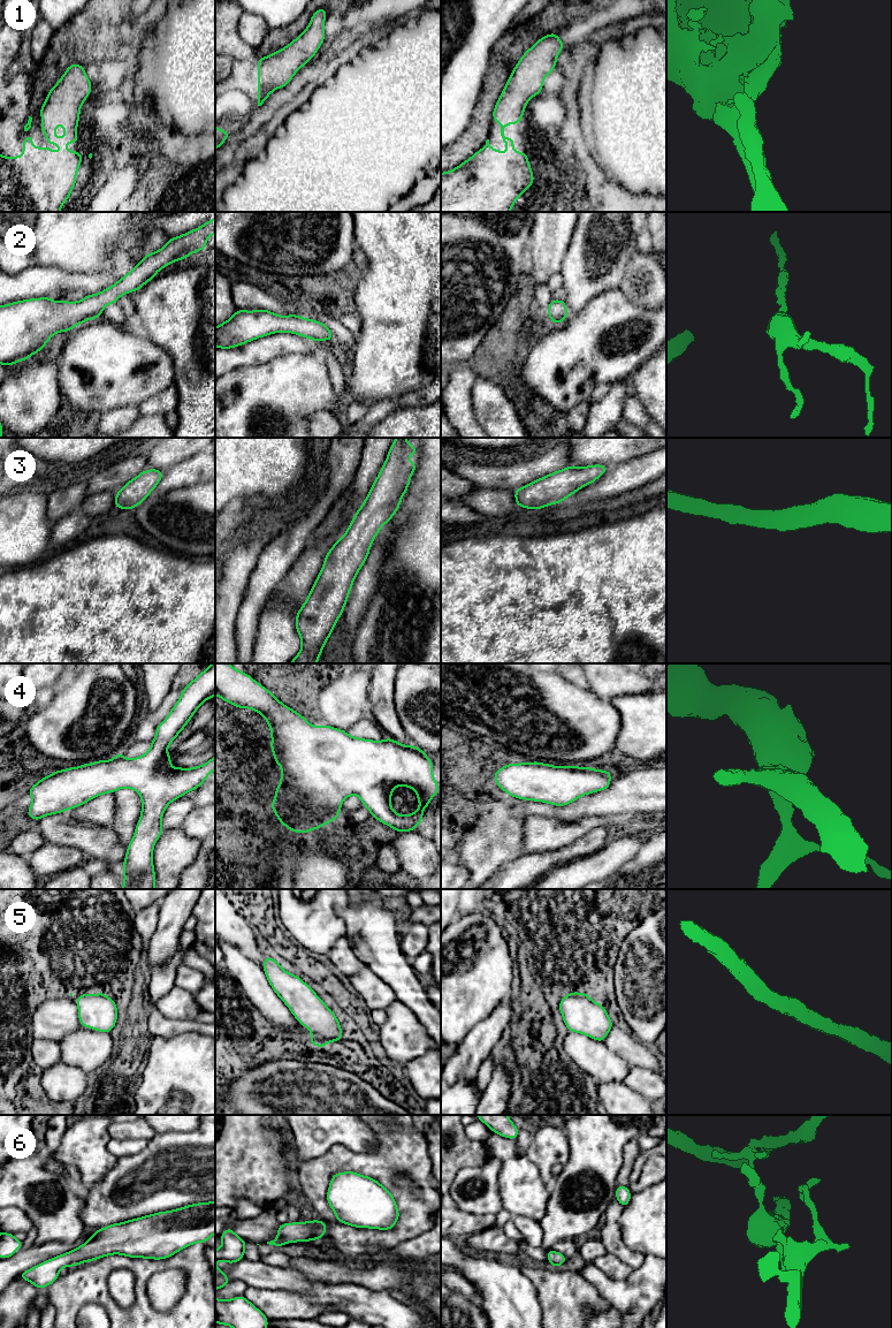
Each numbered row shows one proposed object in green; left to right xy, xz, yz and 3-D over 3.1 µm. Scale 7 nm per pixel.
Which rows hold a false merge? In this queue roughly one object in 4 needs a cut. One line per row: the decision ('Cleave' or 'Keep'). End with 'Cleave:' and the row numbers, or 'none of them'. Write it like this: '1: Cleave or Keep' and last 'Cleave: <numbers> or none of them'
1: Keep
2: Keep
3: Keep
4: Keep
5: Keep
6: Keep
Cleave: none of them

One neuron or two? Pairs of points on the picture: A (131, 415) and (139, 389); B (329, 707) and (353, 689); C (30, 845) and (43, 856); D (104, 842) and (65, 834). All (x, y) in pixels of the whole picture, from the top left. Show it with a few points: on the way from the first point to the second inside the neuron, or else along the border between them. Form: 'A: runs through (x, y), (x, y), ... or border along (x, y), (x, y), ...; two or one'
A: border along (137, 404), (121, 406), (108, 410); two
B: runs through (335, 707), (348, 695); one
C: border along (45, 841), (28, 859); two
D: runs through (94, 841), (79, 834), (74, 834); one

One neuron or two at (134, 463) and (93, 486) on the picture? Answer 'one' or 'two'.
one

